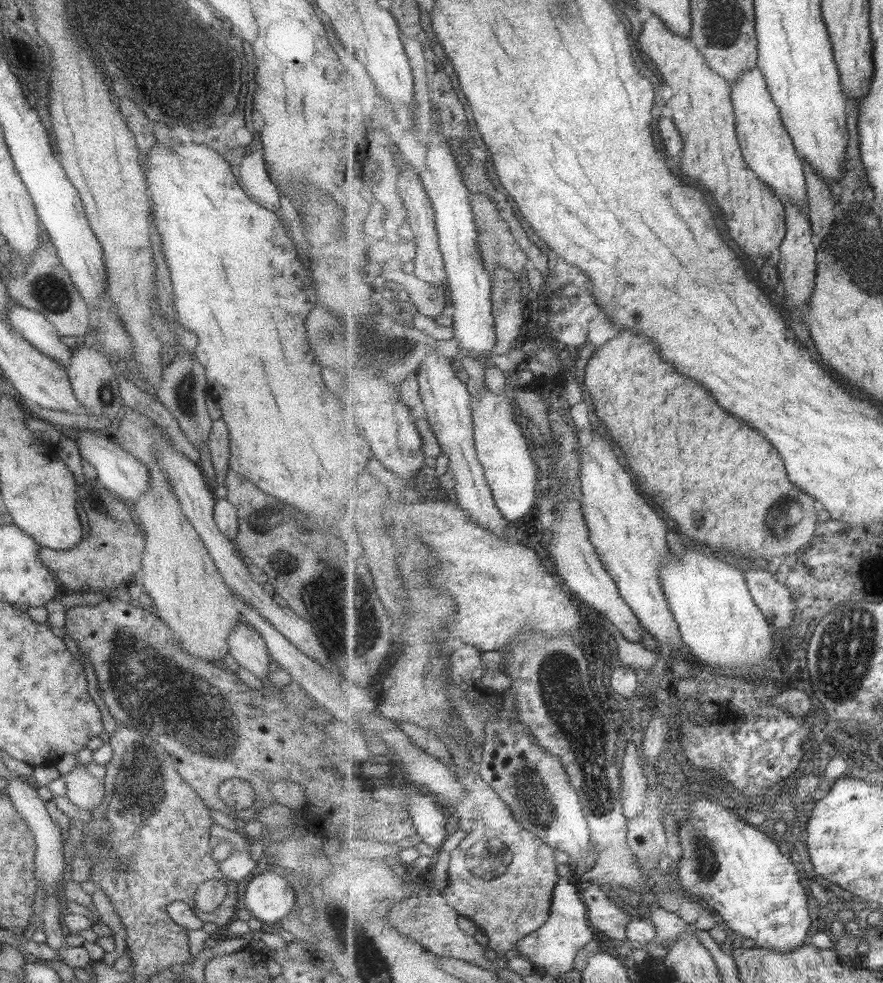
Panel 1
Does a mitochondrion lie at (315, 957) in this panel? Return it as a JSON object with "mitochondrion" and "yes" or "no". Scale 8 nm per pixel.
{"mitochondrion":"no"}

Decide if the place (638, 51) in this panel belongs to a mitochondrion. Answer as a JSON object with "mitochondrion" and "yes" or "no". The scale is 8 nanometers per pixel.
{"mitochondrion":"no"}

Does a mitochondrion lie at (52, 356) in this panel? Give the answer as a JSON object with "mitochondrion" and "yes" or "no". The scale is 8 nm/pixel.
{"mitochondrion":"no"}

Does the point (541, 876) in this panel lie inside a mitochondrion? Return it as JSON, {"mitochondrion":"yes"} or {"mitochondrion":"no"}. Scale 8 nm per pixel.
{"mitochondrion":"no"}

